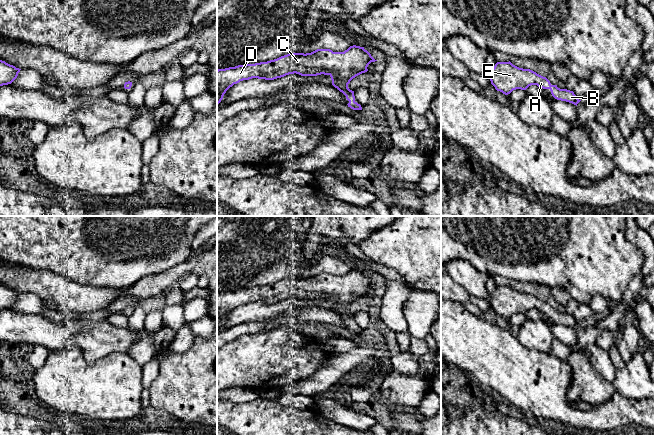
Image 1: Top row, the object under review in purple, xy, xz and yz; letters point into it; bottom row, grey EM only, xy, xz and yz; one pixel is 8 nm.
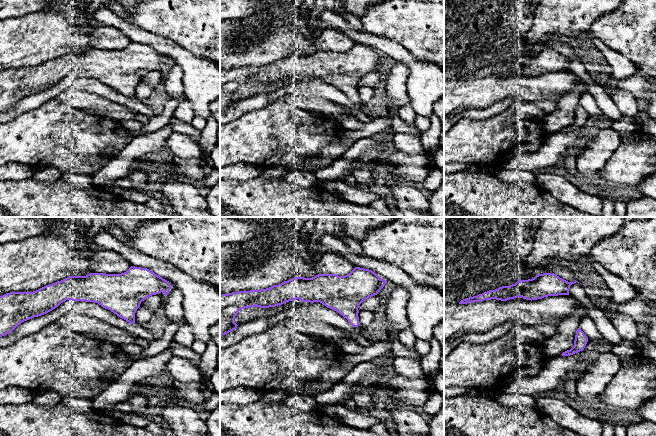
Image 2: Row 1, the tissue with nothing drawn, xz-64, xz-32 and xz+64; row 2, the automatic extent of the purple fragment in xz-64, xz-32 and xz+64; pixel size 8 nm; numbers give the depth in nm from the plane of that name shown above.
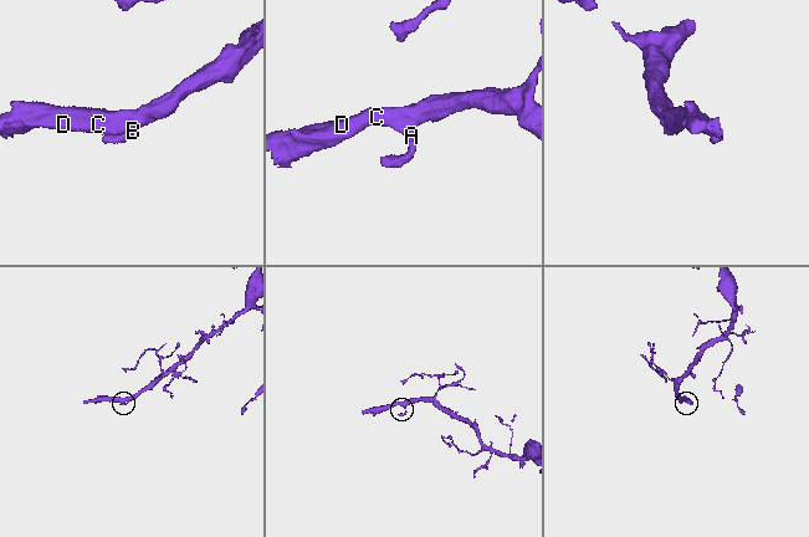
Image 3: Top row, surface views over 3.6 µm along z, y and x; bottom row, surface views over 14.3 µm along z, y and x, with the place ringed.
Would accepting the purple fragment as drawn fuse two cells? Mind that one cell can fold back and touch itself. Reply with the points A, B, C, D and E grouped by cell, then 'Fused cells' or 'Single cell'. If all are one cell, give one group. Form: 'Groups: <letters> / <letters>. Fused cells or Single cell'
Groups: A B C D E. Single cell

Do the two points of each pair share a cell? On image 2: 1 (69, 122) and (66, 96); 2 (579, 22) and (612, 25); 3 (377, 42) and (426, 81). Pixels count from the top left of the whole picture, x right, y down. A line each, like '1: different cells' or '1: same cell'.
1: different cells
2: different cells
3: same cell

